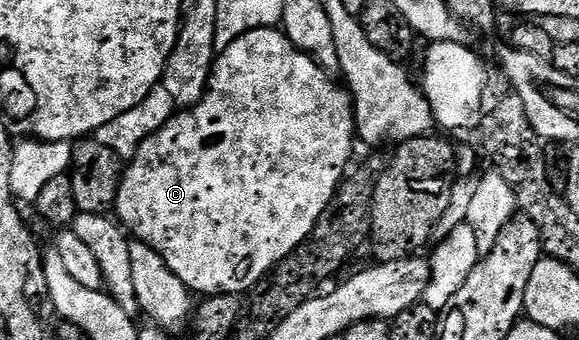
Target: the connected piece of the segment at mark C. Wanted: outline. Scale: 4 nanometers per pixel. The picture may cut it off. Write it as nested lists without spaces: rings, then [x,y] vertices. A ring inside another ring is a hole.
[[[280,28],[251,30],[235,39],[226,50],[218,52],[213,62],[213,73],[209,76],[209,88],[201,96],[201,102],[184,111],[174,112],[173,118],[161,130],[149,136],[128,162],[121,178],[115,210],[120,224],[136,240],[150,245],[194,294],[248,294],[254,285],[276,269],[283,258],[291,255],[291,251],[295,251],[303,239],[307,239],[346,176],[345,168],[349,165],[349,156],[353,153],[353,141],[355,142],[353,99],[333,80],[312,57],[295,48]]]

